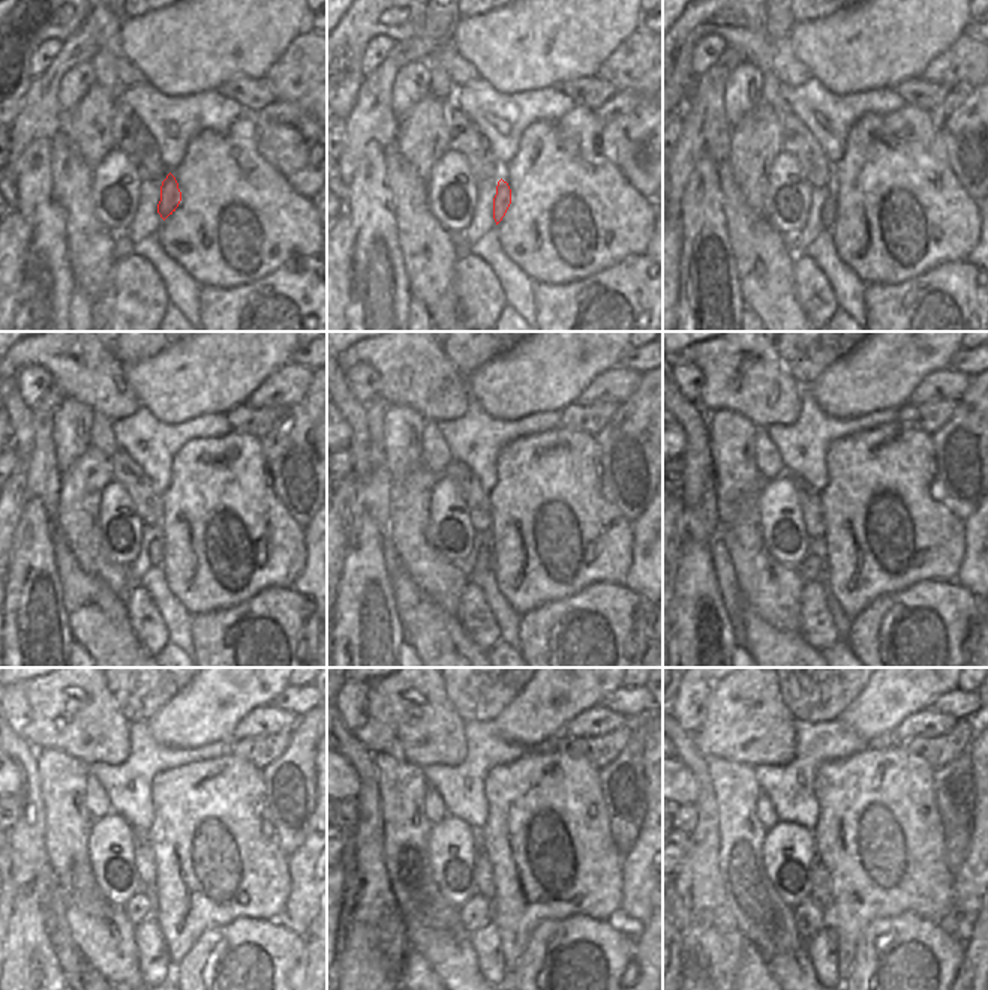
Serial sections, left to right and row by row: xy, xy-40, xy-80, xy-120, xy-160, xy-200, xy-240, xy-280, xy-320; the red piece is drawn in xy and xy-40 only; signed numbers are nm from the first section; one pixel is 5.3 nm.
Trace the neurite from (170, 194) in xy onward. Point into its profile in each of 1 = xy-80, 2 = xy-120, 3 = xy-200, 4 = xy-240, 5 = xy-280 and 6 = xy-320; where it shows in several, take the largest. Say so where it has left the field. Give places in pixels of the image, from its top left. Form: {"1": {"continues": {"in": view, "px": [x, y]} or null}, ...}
{"1": {"continues": {"in": "xy-80", "px": [828, 212]}}, "2": {"continues": {"in": "xy-120", "px": [156, 548]}}, "3": {"continues": {"in": "xy-200", "px": [811, 567]}}, "4": {"continues": {"in": "xy-240", "px": [138, 909]}}, "5": {"continues": {"in": "xy-280", "px": [474, 914]}}, "6": {"continues": {"in": "xy-320", "px": [810, 917]}}}

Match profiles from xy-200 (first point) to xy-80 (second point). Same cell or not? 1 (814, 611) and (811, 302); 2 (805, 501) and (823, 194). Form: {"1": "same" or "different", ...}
{"1": "same", "2": "different"}

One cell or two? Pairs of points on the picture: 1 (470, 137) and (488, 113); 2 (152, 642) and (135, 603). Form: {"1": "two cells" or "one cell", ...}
{"1": "two cells", "2": "one cell"}

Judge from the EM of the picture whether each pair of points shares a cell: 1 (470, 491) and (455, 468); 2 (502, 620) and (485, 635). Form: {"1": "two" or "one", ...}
{"1": "one", "2": "two"}

